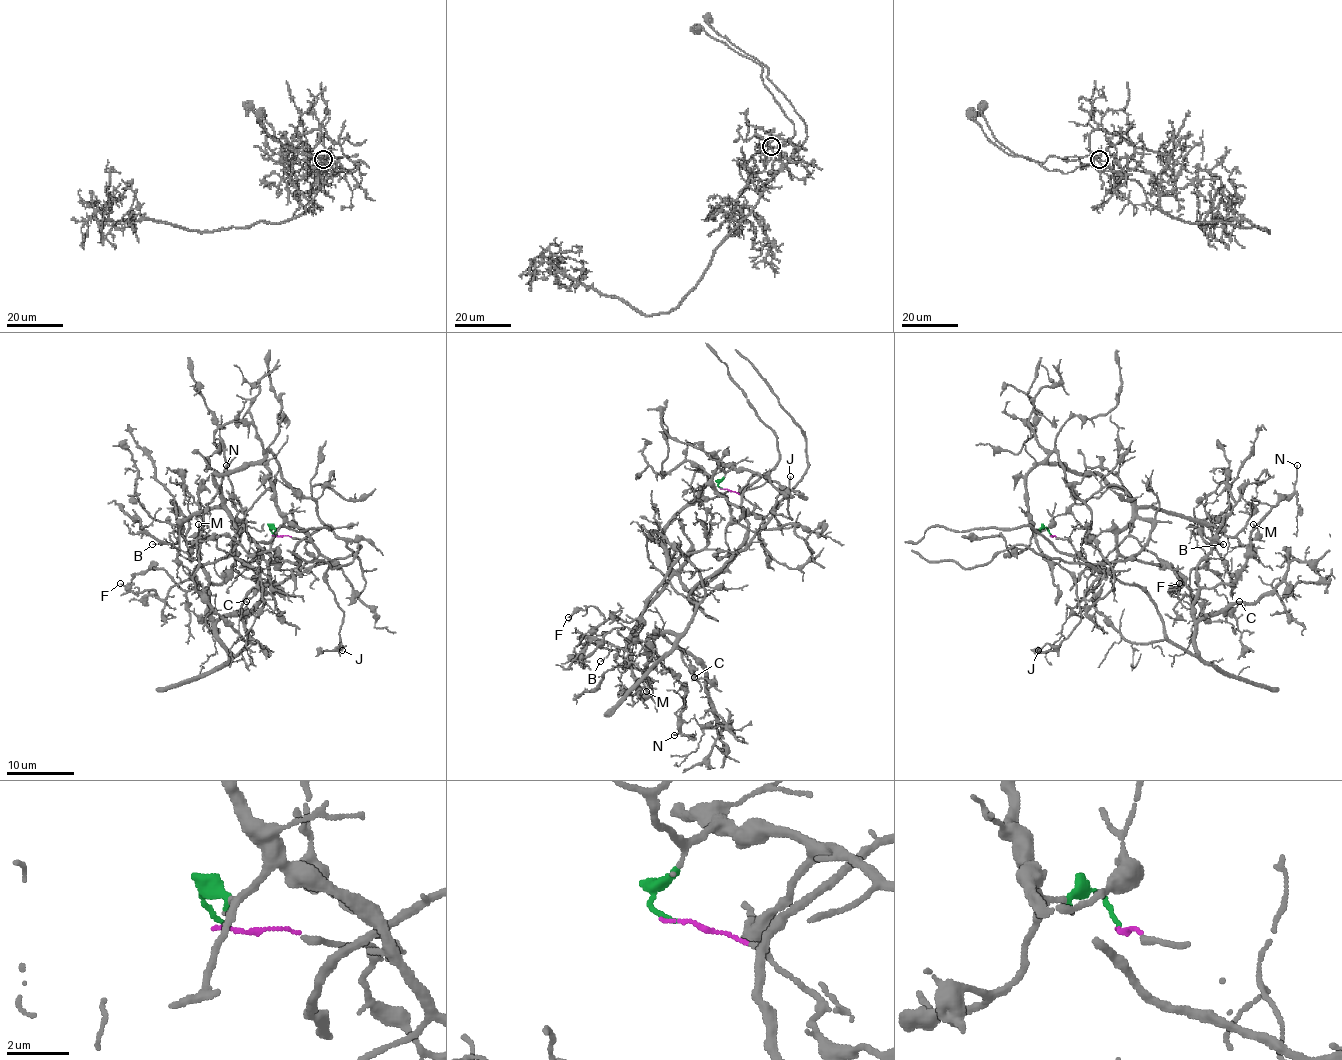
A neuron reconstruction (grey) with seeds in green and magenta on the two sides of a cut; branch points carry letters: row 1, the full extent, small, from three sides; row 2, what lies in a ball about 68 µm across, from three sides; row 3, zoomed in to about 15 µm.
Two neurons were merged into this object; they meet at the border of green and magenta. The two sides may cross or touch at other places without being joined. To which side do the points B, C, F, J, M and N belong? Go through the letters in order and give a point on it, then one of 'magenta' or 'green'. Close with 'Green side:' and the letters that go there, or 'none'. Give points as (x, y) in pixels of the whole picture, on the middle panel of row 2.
B: place (600, 661); green
C: place (694, 677); magenta
F: place (568, 617); green
J: place (790, 476); green
M: place (646, 691); green
N: place (674, 735); magenta
Green side: B, F, J, M

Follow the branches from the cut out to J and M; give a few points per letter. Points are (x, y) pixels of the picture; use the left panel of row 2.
J: (274, 534), (271, 527), (293, 522), (327, 556), (330, 563), (327, 580), (344, 613), (342, 651)
M: (274, 534), (283, 514), (264, 465), (215, 473), (220, 505), (182, 526), (193, 544), (198, 524)

